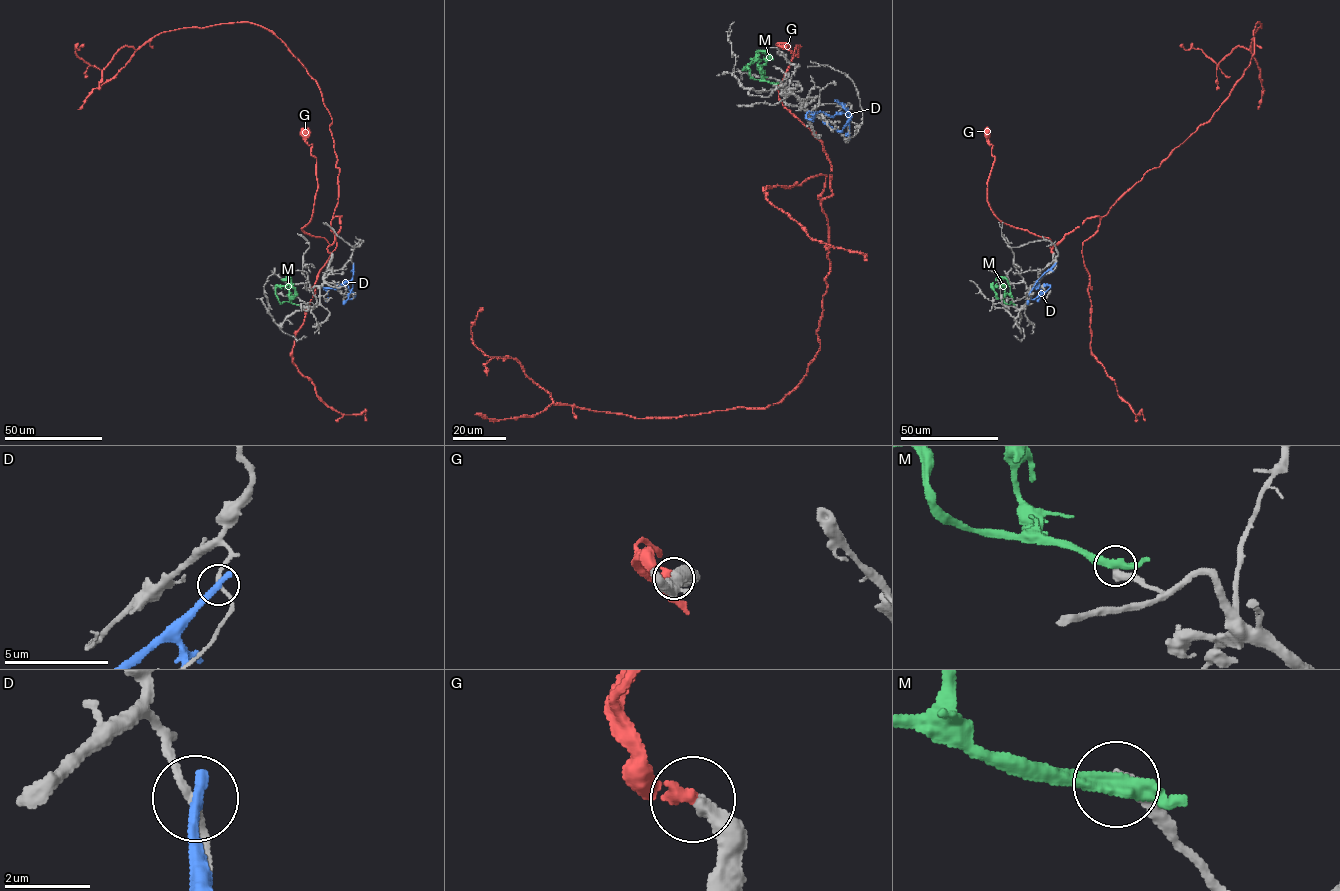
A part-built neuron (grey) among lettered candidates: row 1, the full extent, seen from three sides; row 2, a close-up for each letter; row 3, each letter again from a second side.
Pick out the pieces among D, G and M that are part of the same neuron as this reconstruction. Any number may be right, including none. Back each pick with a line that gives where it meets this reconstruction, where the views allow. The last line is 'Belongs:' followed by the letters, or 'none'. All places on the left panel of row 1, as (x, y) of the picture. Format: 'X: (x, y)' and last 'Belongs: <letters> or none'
G: (330, 253)
Belongs: G

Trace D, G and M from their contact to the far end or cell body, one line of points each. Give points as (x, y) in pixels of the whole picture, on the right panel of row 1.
D: (1055, 264), (1034, 285), (1031, 299), (1050, 285), (1043, 285)
G: (1054, 253), (1209, 120), (1250, 64), (1261, 23), (1251, 49), (1237, 46), (1217, 69), (1180, 44)
M: (1015, 304), (1012, 301), (1006, 303), (1003, 299), (1004, 286), (990, 285), (995, 296)

